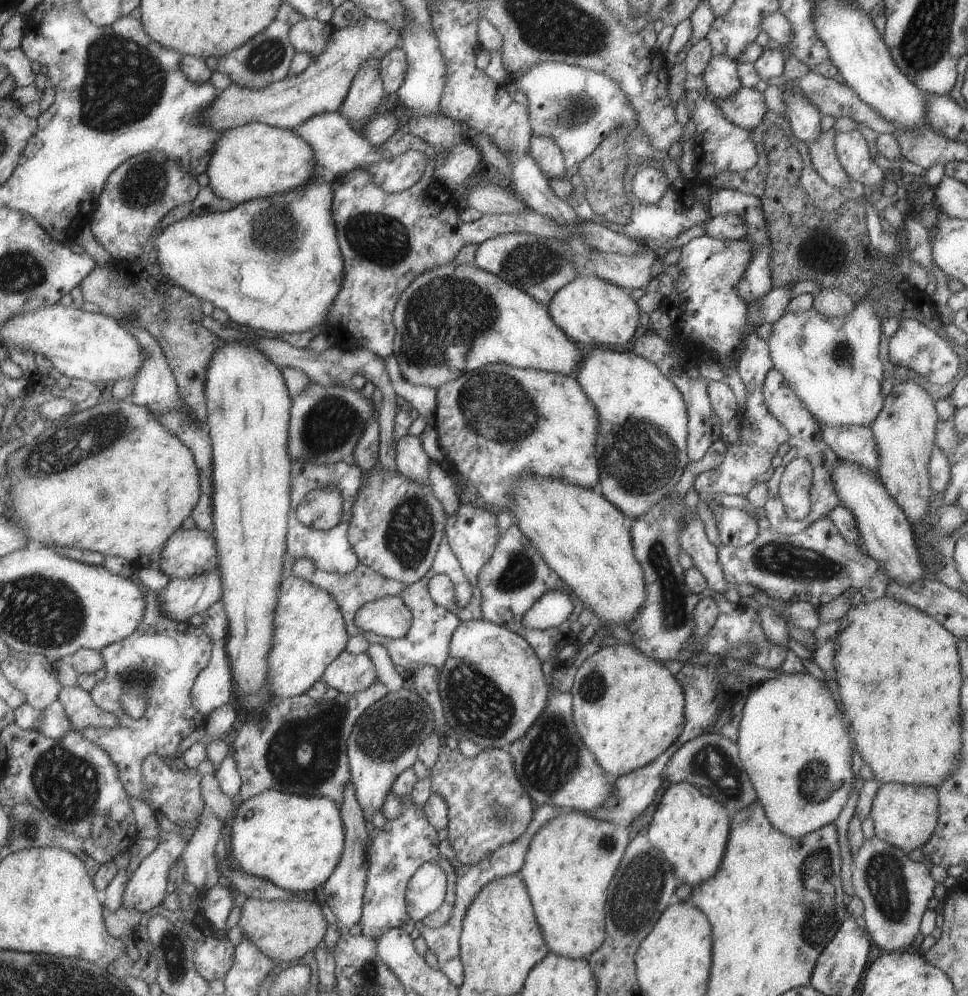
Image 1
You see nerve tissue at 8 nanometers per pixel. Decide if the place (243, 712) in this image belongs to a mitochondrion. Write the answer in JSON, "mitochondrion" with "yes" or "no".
{"mitochondrion":"no"}

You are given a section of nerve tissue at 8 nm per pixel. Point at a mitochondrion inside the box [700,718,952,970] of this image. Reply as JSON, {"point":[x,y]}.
{"point":[814,930]}

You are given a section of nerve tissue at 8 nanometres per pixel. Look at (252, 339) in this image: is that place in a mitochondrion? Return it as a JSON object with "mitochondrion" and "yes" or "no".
{"mitochondrion":"no"}

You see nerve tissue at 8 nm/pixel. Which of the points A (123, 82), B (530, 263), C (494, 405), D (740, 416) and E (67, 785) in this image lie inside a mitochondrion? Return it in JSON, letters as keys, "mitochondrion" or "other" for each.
{"A":"mitochondrion","B":"mitochondrion","C":"mitochondrion","D":"other","E":"mitochondrion"}

